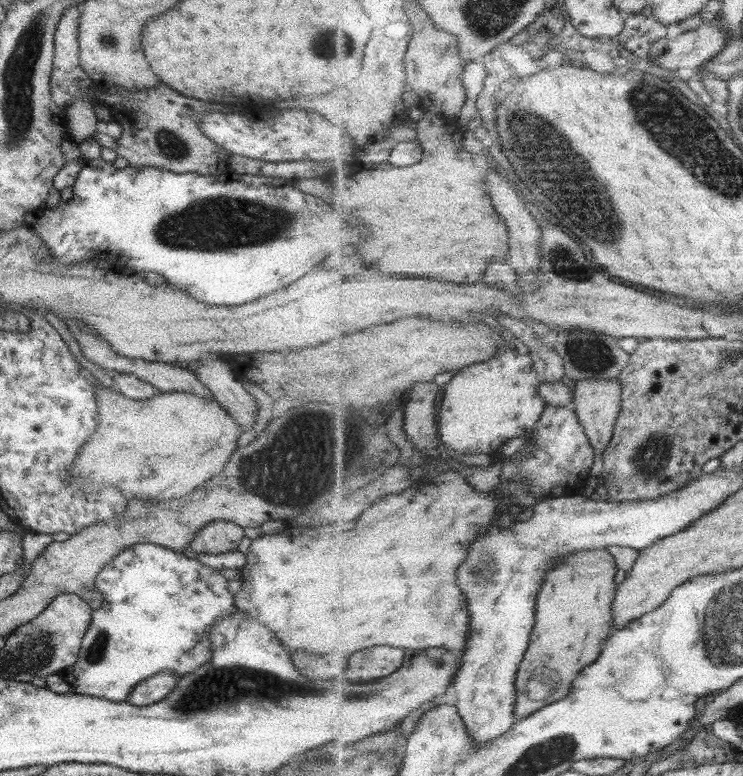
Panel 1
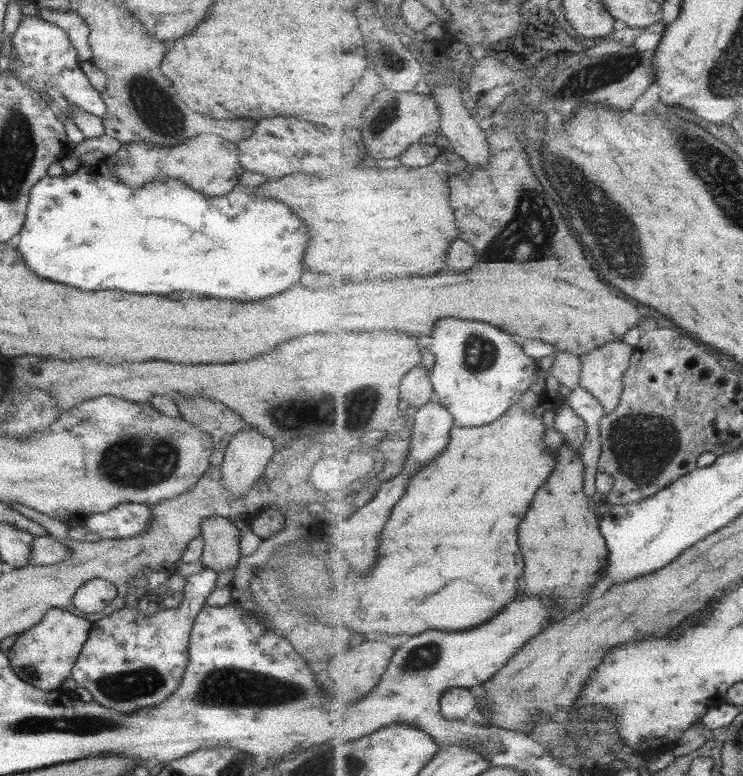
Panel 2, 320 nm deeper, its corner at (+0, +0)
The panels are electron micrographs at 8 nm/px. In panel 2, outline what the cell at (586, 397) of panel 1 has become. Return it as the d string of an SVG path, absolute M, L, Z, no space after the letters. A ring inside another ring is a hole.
M614 341L580 356L580 386L599 400L606 415L615 413L619 408L625 390L625 373L635 351L635 347L624 341Z

